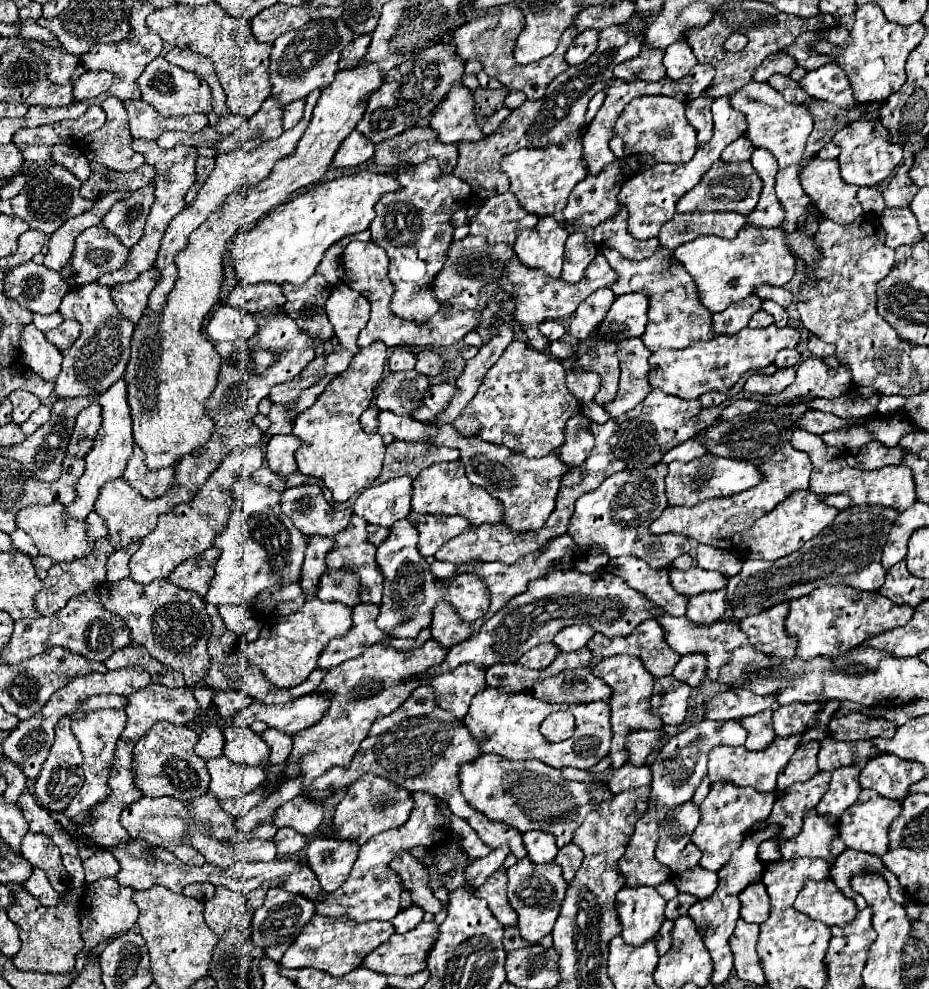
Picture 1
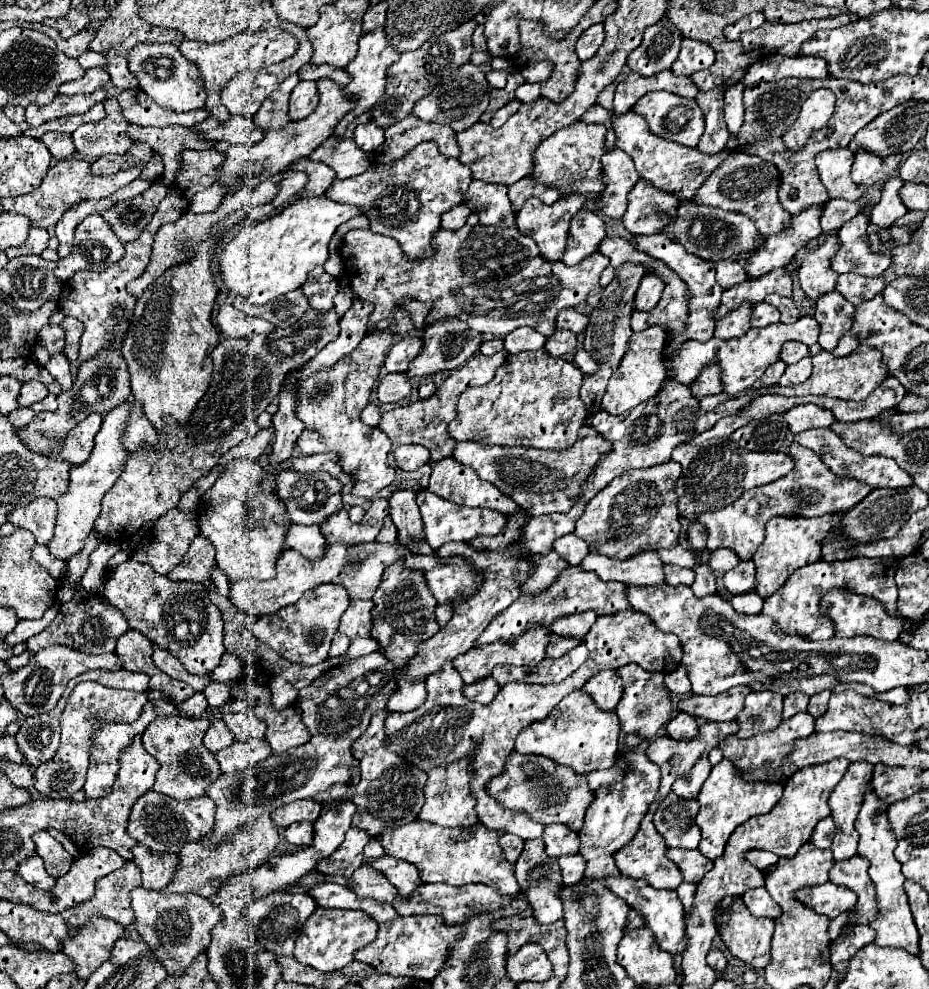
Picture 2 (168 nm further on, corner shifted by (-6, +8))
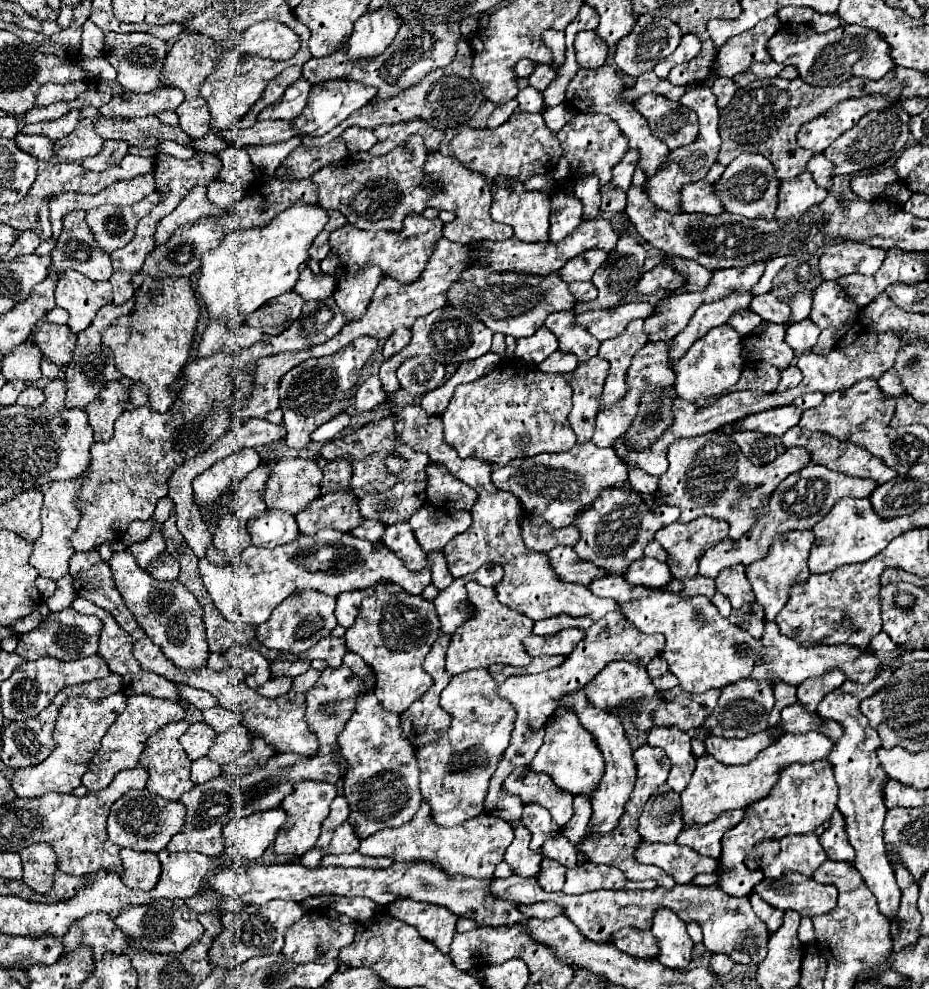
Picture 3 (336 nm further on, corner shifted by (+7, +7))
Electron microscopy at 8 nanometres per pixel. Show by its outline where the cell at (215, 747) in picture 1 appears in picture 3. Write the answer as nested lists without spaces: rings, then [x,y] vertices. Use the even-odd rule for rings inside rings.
[[[196,722],[188,728],[188,732],[182,736],[180,744],[190,760],[198,760],[208,754],[208,748],[214,744],[214,738],[218,734],[204,722]]]

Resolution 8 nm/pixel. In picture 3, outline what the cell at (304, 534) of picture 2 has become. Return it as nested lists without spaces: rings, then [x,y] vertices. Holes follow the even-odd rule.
[[[264,510],[248,522],[248,532],[252,536],[252,544],[274,548],[276,544],[288,544],[298,536],[298,524],[292,514],[282,510]]]

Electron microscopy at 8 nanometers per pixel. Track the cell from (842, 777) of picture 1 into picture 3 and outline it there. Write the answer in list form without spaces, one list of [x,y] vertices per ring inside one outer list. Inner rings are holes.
[[[838,810],[830,816],[830,828],[820,836],[820,844],[826,850],[828,860],[848,860],[854,862],[854,848],[846,840],[846,824],[842,824],[842,814]]]

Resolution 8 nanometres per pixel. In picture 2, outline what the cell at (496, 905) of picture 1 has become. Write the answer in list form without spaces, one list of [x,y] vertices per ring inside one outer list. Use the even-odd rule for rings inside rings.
[[[413,821],[403,827],[387,827],[383,835],[377,837],[377,841],[383,845],[385,855],[391,855],[395,859],[403,859],[413,863],[419,869],[419,879],[423,883],[447,883],[447,885],[461,886],[465,883],[487,883],[495,889],[519,889],[517,879],[513,875],[513,865],[503,857],[503,849],[499,845],[499,837],[505,831],[489,831],[481,823],[473,827],[441,827],[429,821]]]

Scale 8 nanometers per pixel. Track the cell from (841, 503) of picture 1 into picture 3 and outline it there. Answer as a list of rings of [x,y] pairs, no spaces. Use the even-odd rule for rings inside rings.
[[[810,462],[810,464],[806,464],[806,468],[790,474],[786,480],[782,480],[782,484],[778,484],[778,488],[772,492],[768,504],[764,508],[758,508],[758,522],[754,524],[754,528],[750,528],[750,532],[746,532],[738,540],[732,540],[728,536],[726,540],[722,540],[722,544],[716,544],[714,548],[708,548],[702,554],[700,574],[716,578],[718,572],[728,566],[734,566],[734,564],[748,566],[748,564],[760,560],[768,552],[776,534],[790,532],[790,530],[814,528],[814,524],[818,520],[822,520],[822,516],[826,516],[838,500],[842,500],[846,496],[868,498],[874,488],[876,488],[874,480],[852,478],[852,476],[846,476],[840,472],[832,472],[822,464]]]

